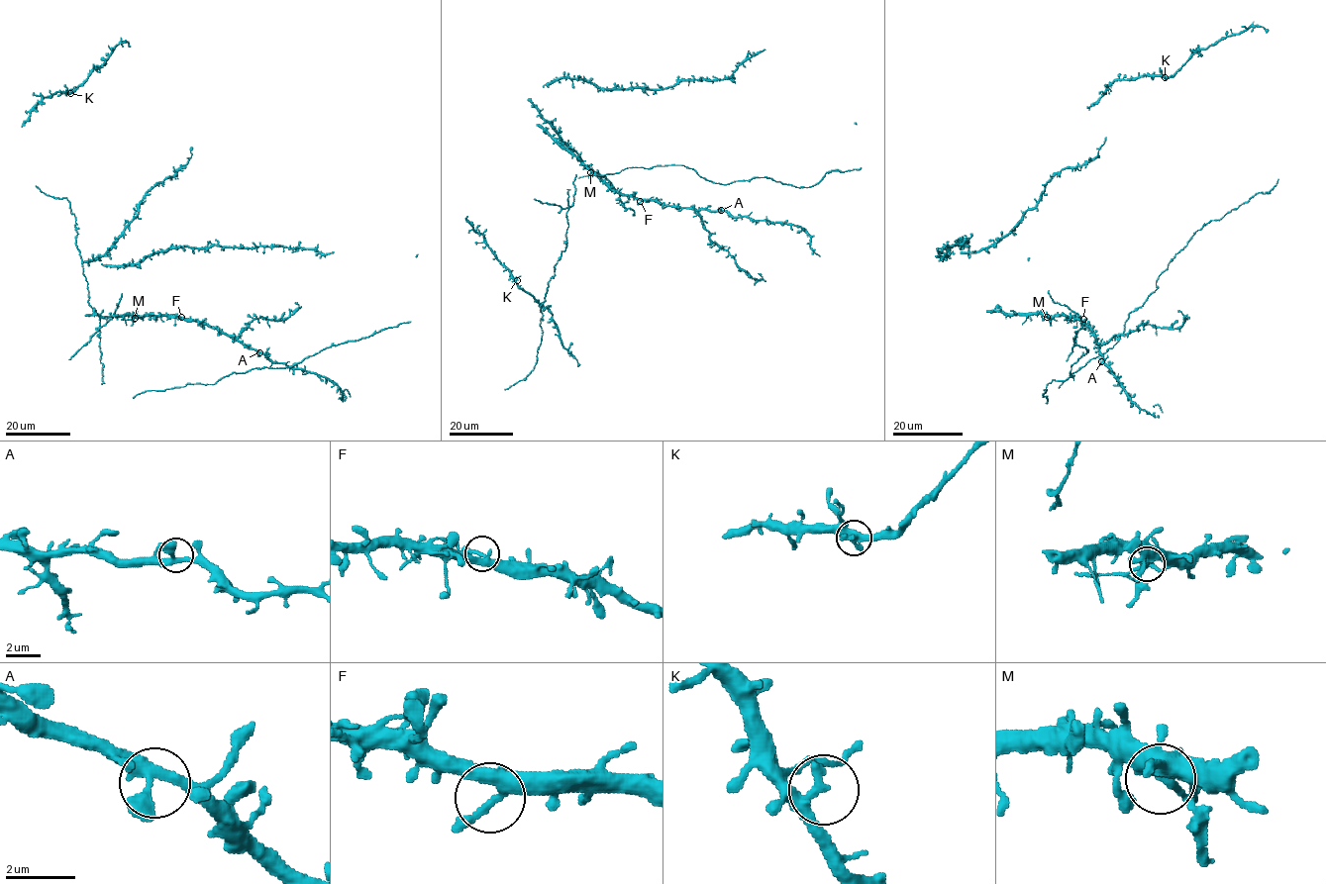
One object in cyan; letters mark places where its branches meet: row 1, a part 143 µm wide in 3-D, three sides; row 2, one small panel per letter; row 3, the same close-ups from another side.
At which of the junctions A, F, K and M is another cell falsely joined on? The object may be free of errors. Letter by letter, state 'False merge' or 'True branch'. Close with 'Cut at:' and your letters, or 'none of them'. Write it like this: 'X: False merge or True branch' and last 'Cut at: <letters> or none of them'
A: True branch
F: True branch
K: True branch
M: False merge
Cut at: M

